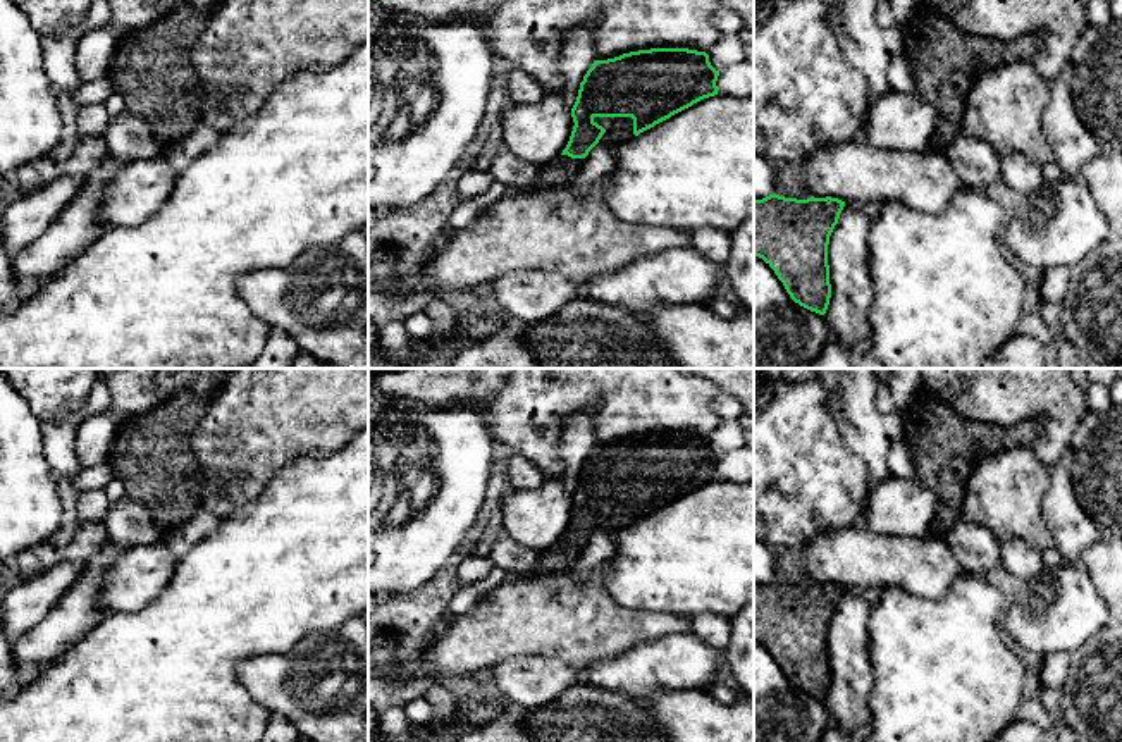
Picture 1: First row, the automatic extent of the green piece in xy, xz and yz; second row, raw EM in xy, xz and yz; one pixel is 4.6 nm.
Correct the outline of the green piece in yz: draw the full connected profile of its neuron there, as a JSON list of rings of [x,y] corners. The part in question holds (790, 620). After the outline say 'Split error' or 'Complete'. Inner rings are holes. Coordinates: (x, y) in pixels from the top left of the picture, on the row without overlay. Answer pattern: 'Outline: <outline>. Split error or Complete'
Outline: [[[769,580],[754,585],[754,640],[762,644],[800,692],[824,701],[831,683],[828,630],[845,587],[838,584],[785,584]]]. Complete

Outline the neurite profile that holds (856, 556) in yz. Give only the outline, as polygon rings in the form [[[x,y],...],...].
[[[866,523],[814,535],[802,544],[804,570],[814,584],[902,591],[941,599],[960,566],[941,535],[890,537]]]

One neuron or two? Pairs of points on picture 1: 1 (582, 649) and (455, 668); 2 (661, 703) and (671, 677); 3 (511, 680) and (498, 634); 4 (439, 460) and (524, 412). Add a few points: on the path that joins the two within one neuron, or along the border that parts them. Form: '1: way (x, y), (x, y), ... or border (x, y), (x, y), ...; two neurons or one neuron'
1: way (551, 639), (486, 639); one neuron
2: border (706, 692), (658, 691), (637, 699); two neurons
3: border (544, 656), (506, 658), (491, 668); two neurons
4: border (486, 401), (484, 420), (494, 439); two neurons

